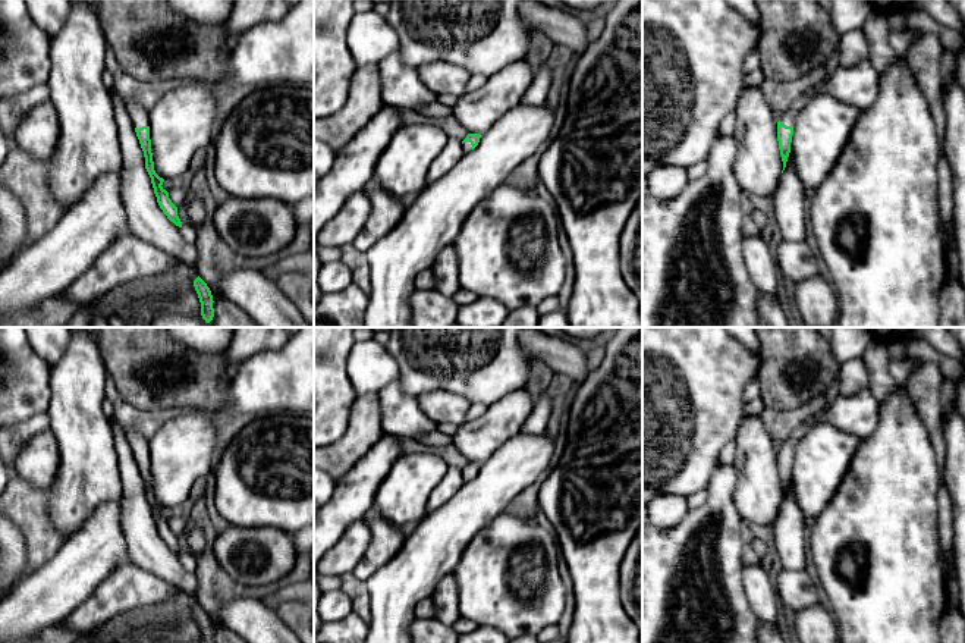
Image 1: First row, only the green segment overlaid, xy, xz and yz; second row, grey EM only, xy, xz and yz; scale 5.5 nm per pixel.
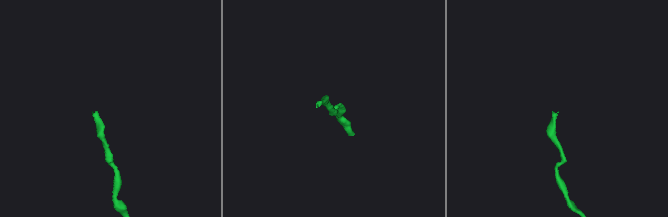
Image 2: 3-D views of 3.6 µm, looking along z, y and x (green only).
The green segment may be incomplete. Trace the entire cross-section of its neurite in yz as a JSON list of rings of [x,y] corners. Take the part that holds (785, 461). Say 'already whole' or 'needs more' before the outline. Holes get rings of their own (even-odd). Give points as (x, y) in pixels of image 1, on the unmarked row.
needs more | [[[807,420],[805,423],[799,424],[782,443],[780,449],[777,451],[777,470],[779,479],[783,490],[783,499],[786,496],[786,490],[790,482],[790,471],[793,464],[793,452],[796,443],[817,424],[824,420]]]

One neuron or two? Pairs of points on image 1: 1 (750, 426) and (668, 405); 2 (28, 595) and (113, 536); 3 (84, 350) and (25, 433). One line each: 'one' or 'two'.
1: two
2: one
3: two

